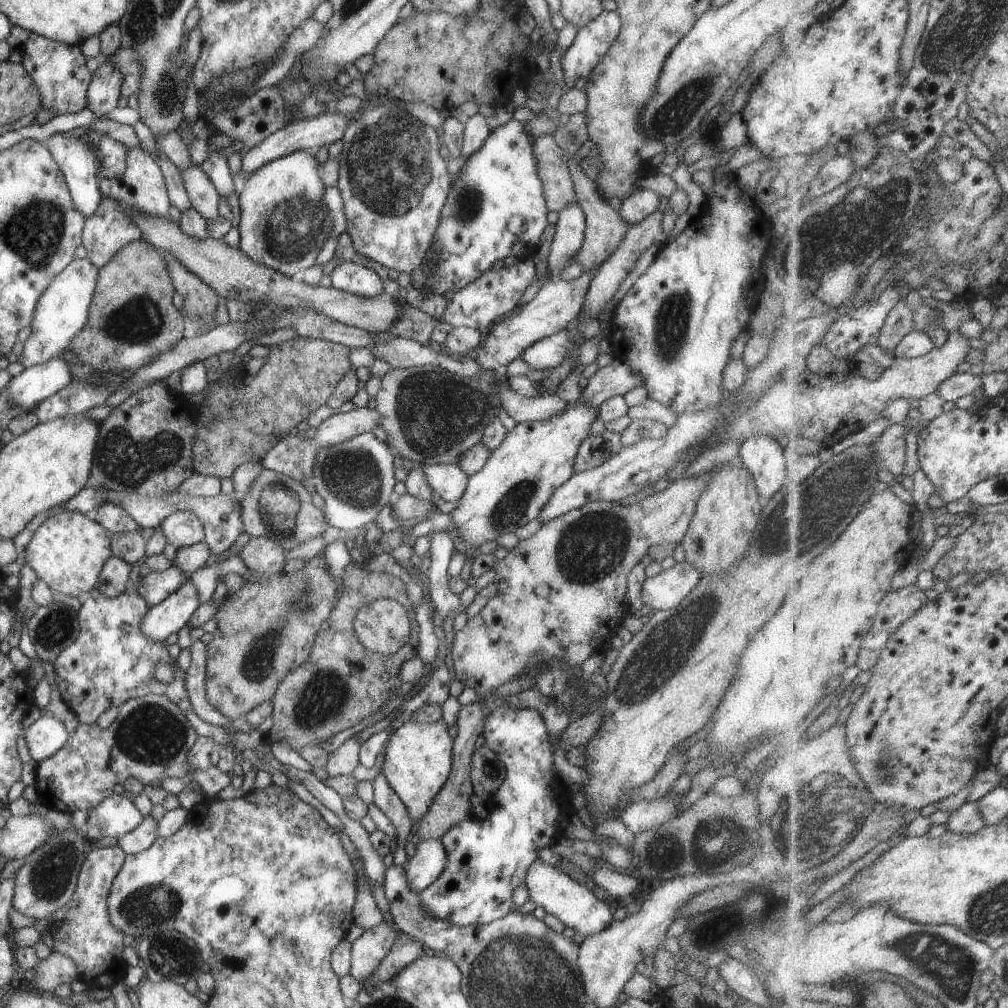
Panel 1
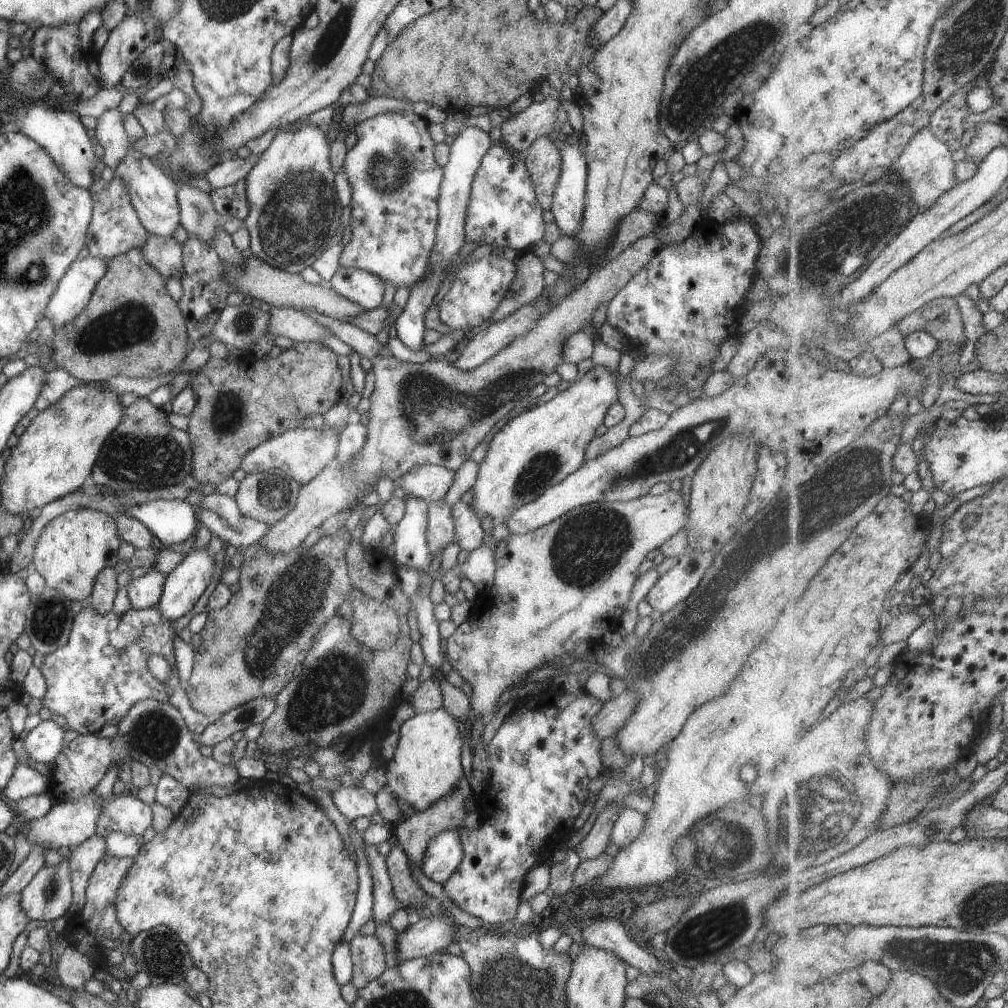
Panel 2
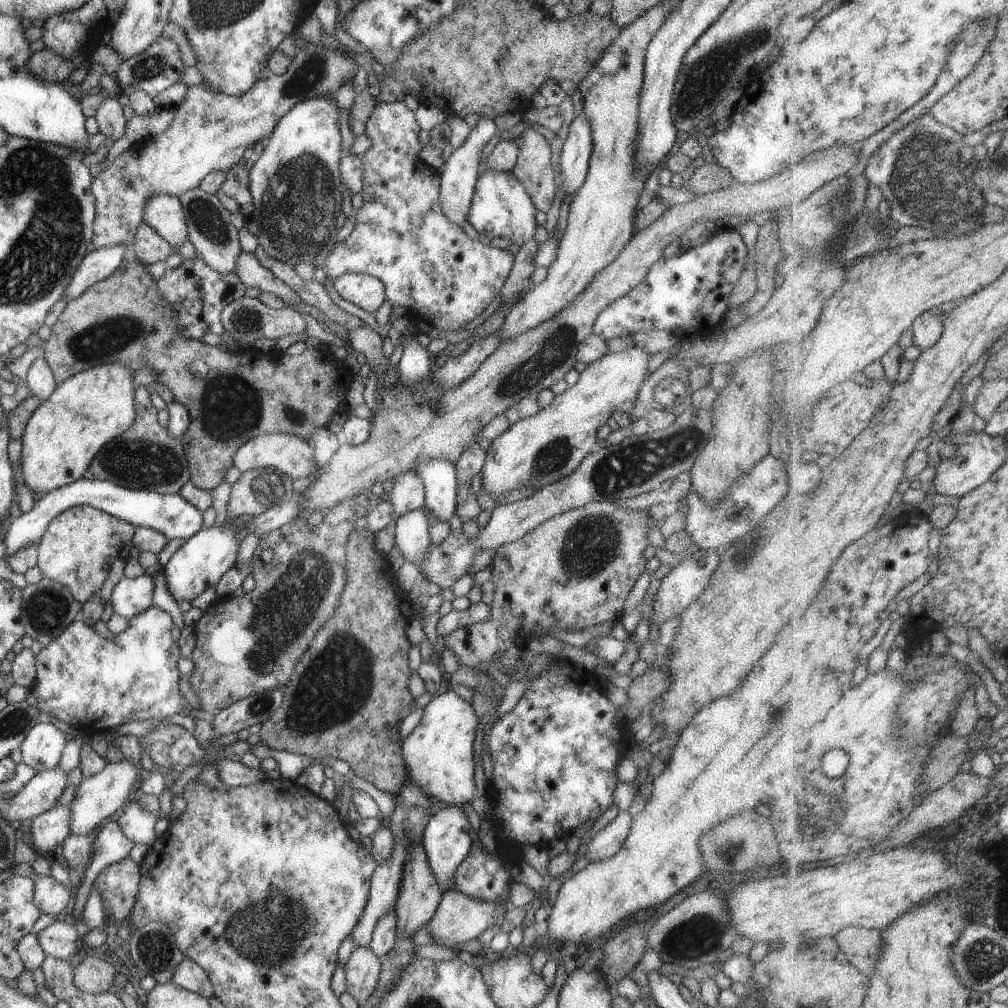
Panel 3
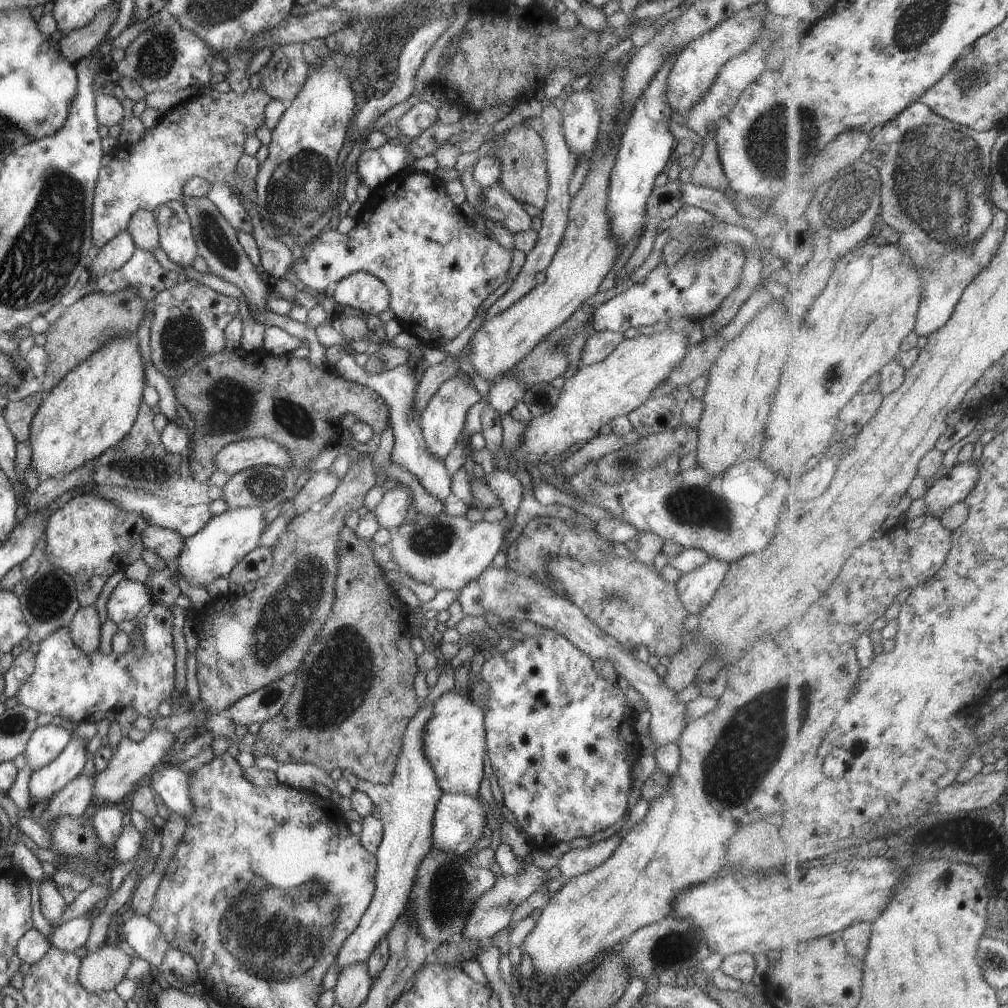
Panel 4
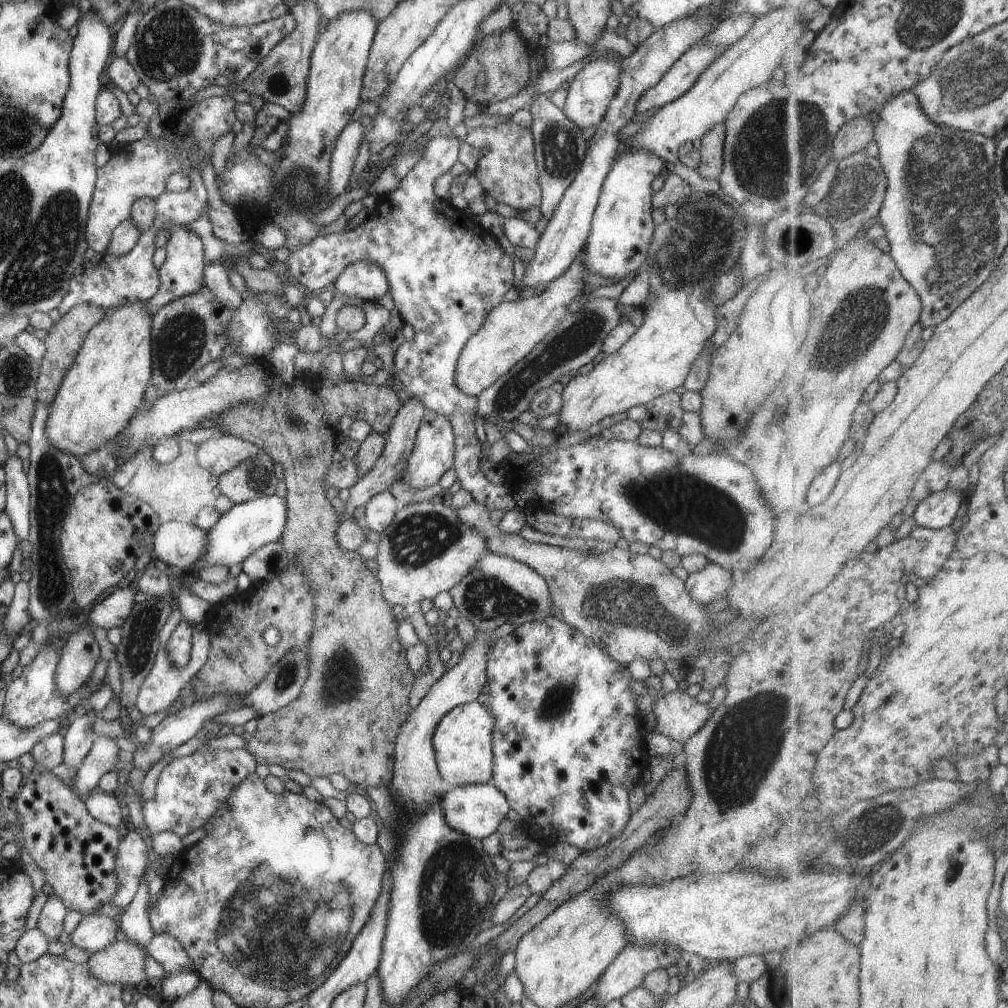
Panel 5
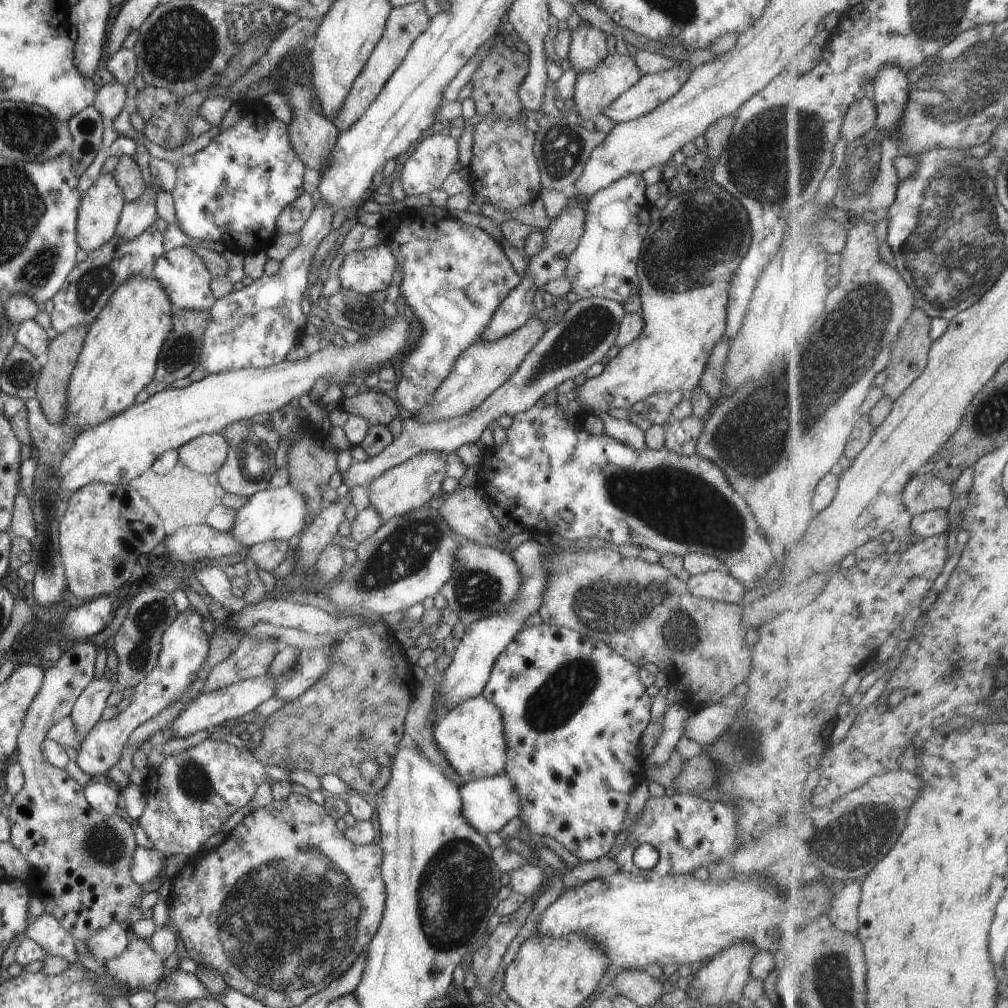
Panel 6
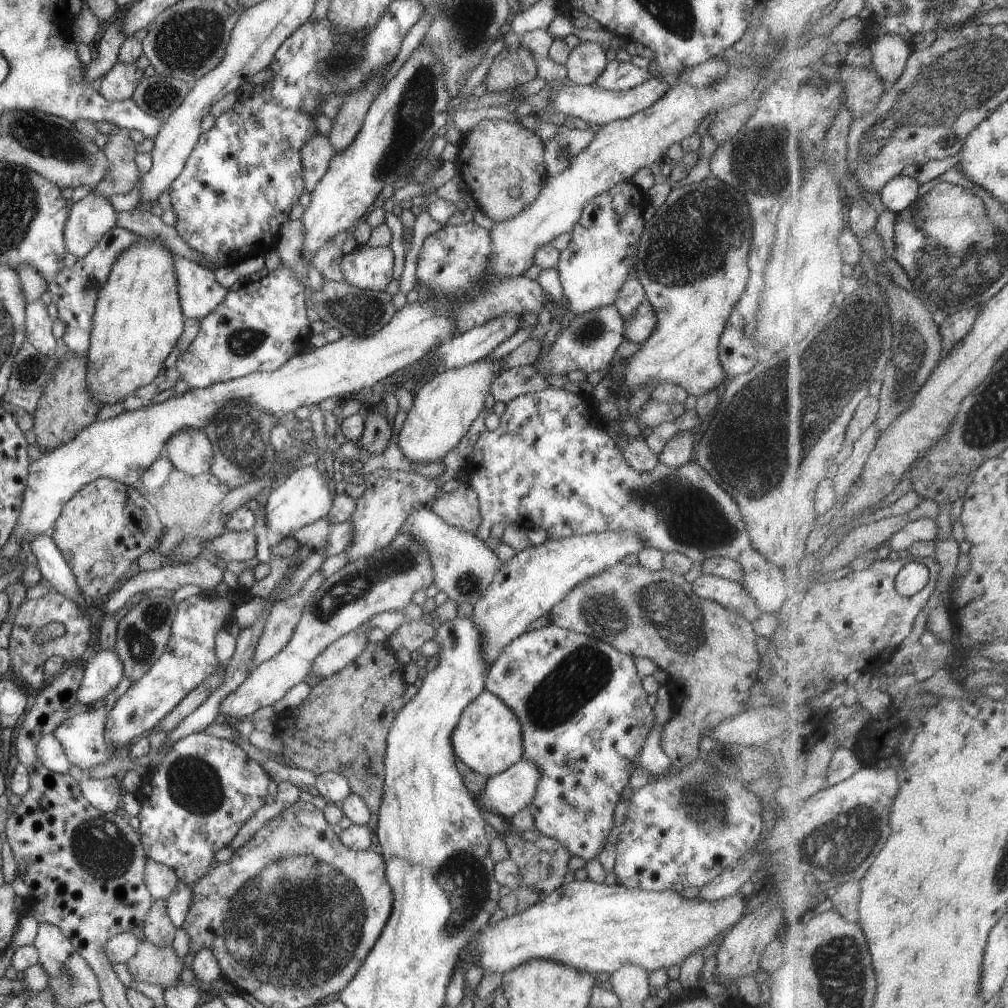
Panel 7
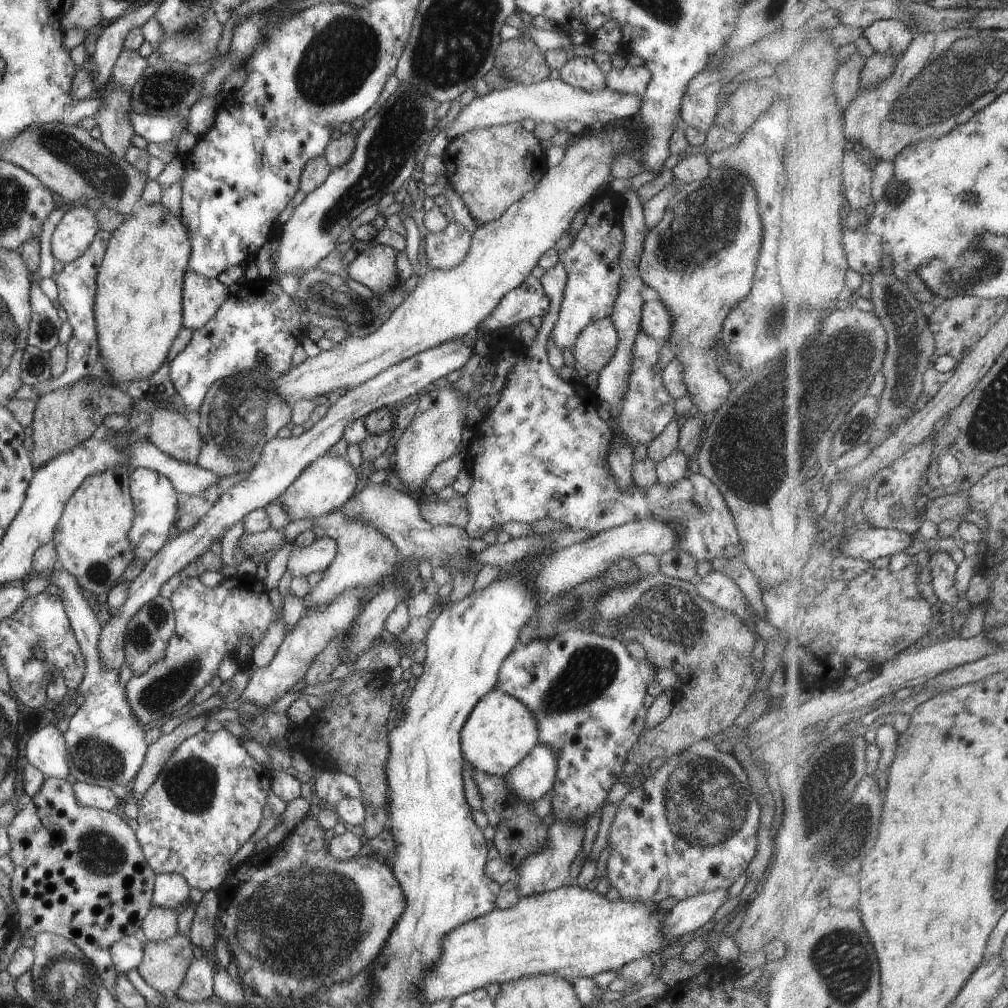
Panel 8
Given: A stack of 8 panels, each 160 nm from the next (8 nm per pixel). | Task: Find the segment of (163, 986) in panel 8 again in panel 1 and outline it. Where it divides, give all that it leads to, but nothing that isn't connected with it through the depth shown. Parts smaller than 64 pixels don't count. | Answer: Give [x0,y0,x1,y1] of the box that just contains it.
[24,950,77,993]

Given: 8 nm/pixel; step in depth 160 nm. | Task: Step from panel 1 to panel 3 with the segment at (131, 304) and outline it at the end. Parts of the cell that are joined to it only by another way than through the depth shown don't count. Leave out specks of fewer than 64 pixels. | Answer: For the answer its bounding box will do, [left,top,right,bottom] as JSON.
[41,259,349,491]

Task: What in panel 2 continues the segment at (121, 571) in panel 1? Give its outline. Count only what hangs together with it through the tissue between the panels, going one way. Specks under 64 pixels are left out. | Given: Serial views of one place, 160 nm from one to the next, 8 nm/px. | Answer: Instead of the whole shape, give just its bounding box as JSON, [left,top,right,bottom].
[85,567,118,614]

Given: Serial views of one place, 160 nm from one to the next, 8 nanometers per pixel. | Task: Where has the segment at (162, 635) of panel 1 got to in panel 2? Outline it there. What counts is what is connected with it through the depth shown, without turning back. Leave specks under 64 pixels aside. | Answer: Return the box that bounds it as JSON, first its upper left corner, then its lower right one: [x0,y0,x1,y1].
[156,546,214,622]

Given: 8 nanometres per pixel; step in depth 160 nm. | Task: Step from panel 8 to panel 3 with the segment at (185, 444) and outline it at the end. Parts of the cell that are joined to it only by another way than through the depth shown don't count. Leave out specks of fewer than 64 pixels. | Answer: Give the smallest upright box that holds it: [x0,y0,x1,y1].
[230,432,318,480]

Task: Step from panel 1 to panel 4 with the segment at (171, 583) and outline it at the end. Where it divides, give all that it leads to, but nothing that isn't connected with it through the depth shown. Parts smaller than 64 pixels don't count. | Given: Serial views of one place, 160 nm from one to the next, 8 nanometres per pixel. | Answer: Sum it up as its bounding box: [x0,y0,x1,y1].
[106,579,151,624]

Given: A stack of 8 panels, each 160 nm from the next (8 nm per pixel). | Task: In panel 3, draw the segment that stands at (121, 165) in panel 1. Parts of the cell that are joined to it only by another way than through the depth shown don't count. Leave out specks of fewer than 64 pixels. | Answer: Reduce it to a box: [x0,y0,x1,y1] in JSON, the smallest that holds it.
[93,94,126,143]

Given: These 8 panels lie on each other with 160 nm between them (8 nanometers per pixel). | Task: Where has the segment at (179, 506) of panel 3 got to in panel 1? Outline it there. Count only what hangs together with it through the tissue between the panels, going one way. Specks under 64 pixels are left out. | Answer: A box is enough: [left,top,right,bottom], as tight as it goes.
[159,511,204,548]

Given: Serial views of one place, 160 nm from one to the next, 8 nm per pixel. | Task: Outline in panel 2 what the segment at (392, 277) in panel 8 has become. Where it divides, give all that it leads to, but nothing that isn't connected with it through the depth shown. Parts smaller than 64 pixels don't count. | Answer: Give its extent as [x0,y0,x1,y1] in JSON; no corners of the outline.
[328,267,384,311]

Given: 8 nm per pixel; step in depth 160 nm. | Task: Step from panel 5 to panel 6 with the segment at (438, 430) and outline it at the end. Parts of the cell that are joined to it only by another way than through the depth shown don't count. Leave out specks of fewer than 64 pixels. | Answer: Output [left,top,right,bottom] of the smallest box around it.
[367,451,446,523]

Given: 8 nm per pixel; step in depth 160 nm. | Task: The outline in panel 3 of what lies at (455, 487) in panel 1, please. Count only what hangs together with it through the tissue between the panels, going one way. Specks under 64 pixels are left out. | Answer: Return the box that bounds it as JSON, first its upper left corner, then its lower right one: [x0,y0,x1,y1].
[386,471,424,524]

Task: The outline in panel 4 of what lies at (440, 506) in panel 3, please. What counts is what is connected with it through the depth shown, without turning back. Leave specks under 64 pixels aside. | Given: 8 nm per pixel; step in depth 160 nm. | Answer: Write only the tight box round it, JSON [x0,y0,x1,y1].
[334,352,452,504]

